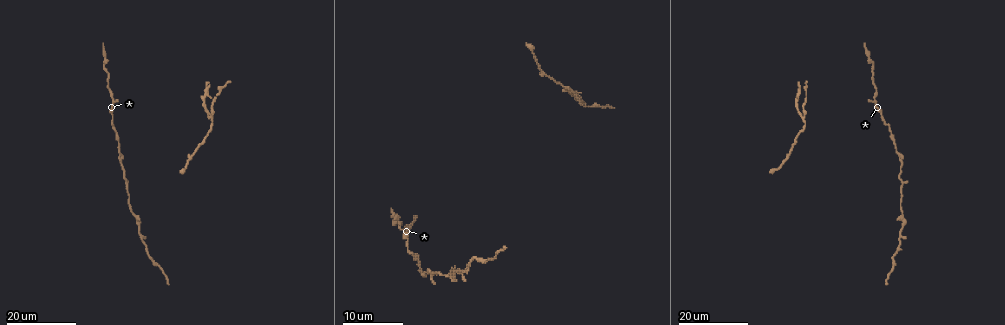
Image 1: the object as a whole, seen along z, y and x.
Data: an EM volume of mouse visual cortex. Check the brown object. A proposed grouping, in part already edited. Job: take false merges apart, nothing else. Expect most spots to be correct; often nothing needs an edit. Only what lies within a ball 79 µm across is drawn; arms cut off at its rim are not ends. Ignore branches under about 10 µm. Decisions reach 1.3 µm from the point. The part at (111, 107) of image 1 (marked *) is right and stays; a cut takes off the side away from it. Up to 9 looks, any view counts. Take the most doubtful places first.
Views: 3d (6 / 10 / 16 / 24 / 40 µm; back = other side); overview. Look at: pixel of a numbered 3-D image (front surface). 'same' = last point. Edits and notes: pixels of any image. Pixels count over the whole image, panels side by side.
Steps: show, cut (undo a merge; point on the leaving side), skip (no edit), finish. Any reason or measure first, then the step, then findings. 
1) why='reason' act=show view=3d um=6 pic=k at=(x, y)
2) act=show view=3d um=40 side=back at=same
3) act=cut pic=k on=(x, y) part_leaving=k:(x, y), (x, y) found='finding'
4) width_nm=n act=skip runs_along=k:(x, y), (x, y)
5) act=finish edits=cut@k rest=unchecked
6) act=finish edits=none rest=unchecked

why='side arm on a straight run' act=show view=3d um=24 pic=1 at=(212, 118)

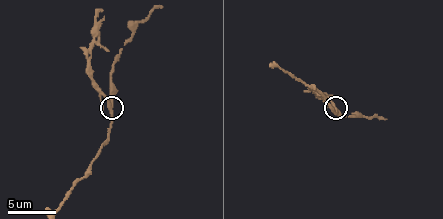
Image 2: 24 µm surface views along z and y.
act=show view=3d um=6 pic=2 at=(112, 107)

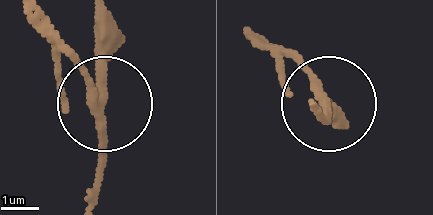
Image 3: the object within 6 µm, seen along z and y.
width_nm=210 act=cut pic=3 on=(57, 69) found='two cells meet here'

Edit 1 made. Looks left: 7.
why='branch point' act=show view=3d um=24 pic=1 at=(875, 100)

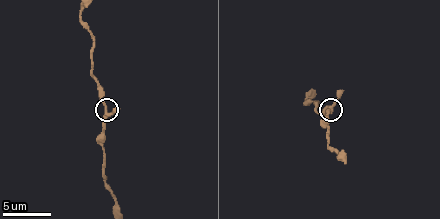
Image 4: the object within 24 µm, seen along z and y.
act=show view=3d um=10 pic=4 at=(333, 106)

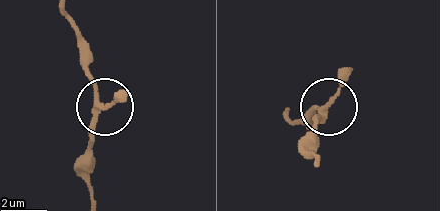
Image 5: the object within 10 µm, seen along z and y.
arms=3 act=skip found='all the same cell'

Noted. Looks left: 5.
why='three-way junction' act=show view=3d um=16 pic=1 at=(898, 154)

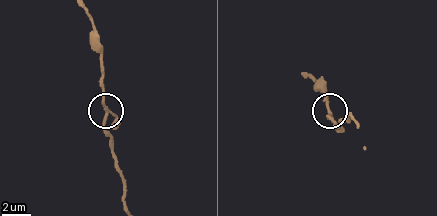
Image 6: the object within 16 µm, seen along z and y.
act=show view=3d um=10 pic=6 at=(106, 118)

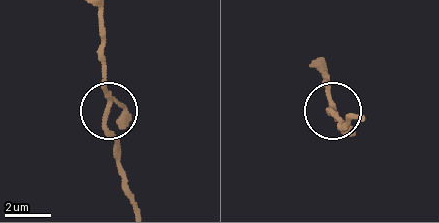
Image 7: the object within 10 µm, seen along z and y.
arms=3 act=skip runs_along=7:(319, 65), (330, 112), (342, 128) found='one cell here'

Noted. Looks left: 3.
why='two arms at a narrow angle' act=show view=3d um=16 pic=1 at=(466, 264)

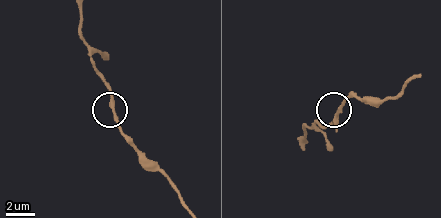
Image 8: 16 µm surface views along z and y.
why='zoom in' act=show view=3d um=6 pic=8 at=(338, 111)

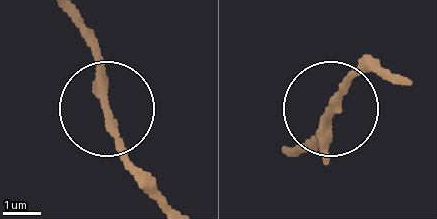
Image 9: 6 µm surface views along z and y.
act=show view=3d um=6 side=back pic=9 at=(106, 108)

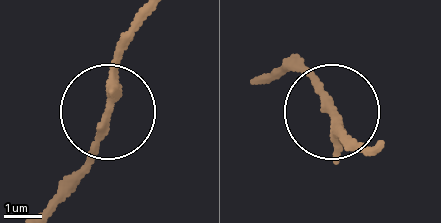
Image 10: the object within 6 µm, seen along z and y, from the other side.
arms=3 act=skip runs_along=10:(146, 16), (121, 55), (98, 150), (79, 176) found='one cell here'

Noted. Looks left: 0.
act=finish edits=cut@3 rest=unchecked

